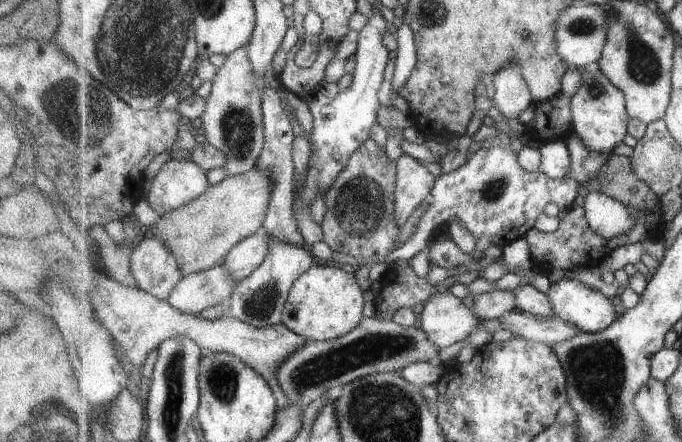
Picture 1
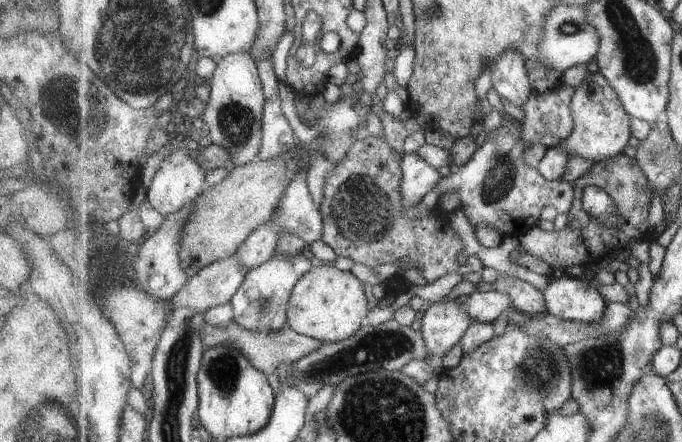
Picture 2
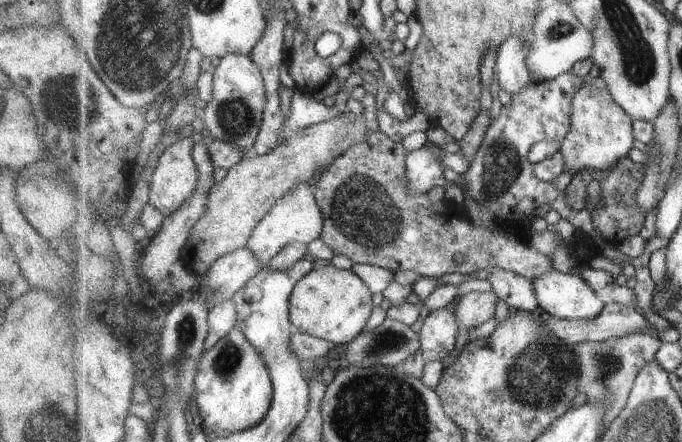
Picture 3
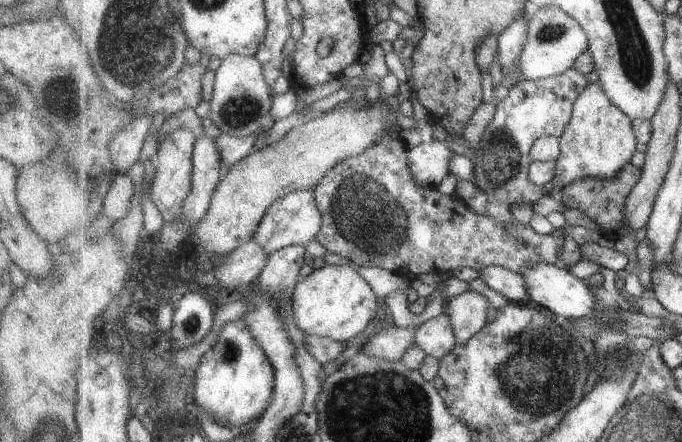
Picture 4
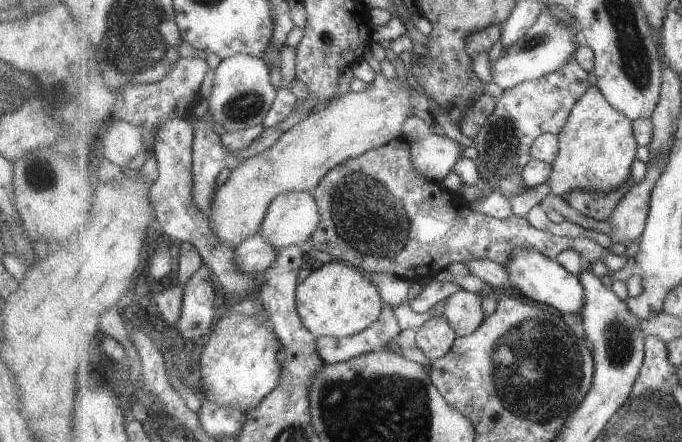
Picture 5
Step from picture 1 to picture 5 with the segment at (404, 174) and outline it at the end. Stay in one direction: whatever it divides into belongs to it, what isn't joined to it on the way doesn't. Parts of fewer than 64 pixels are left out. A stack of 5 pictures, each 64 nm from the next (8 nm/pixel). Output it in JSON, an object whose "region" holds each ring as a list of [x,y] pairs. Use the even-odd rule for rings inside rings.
{"region":[[[431,133],[424,140],[413,144],[414,164],[416,169],[431,181],[441,184],[449,172],[454,171],[463,157],[464,147],[459,142],[447,138],[444,134]]]}

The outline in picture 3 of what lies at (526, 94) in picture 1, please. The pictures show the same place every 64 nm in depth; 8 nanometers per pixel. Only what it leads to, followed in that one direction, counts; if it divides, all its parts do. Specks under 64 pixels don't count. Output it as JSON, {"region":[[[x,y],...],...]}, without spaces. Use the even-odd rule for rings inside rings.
{"region":[[[510,35],[498,48],[498,60],[495,68],[499,86],[511,96],[528,86],[533,78],[526,66],[528,48],[516,35]]]}

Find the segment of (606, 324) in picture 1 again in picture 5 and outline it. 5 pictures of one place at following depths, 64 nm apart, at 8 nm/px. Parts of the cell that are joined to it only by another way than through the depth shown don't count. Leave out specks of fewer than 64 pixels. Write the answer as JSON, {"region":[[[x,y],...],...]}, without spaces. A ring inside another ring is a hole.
{"region":[[[524,247],[517,249],[505,266],[509,283],[523,297],[559,310],[559,313],[580,314],[586,300],[586,289],[579,276],[567,272],[559,262],[541,252]]]}

